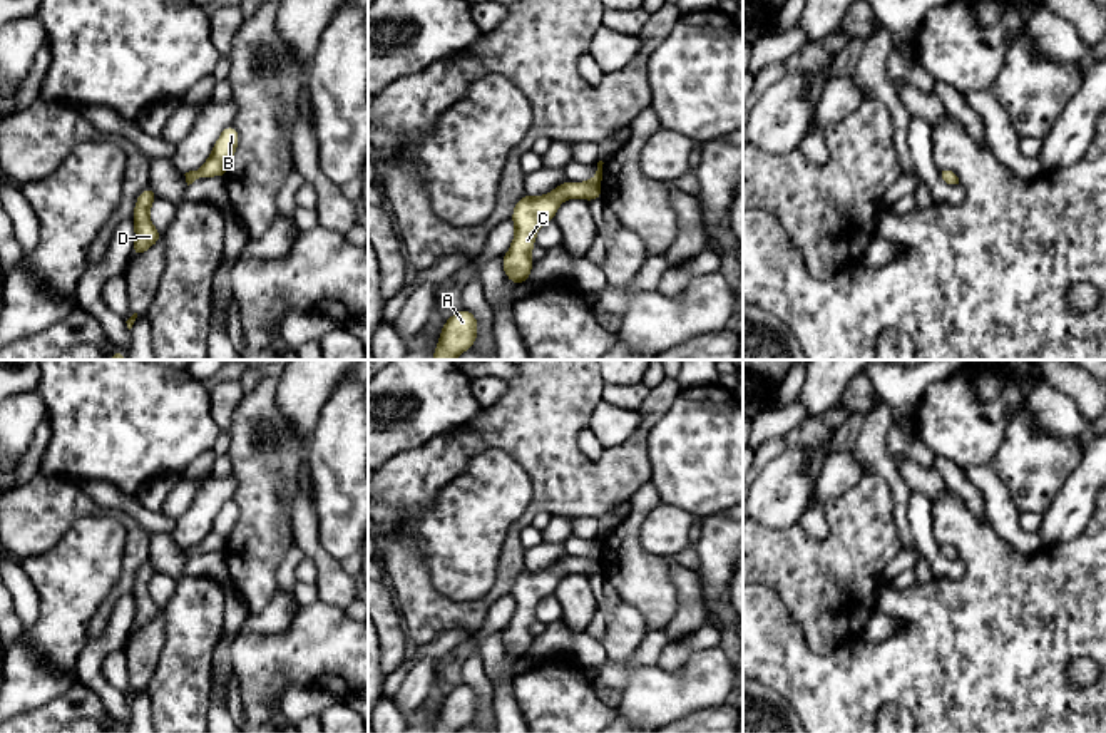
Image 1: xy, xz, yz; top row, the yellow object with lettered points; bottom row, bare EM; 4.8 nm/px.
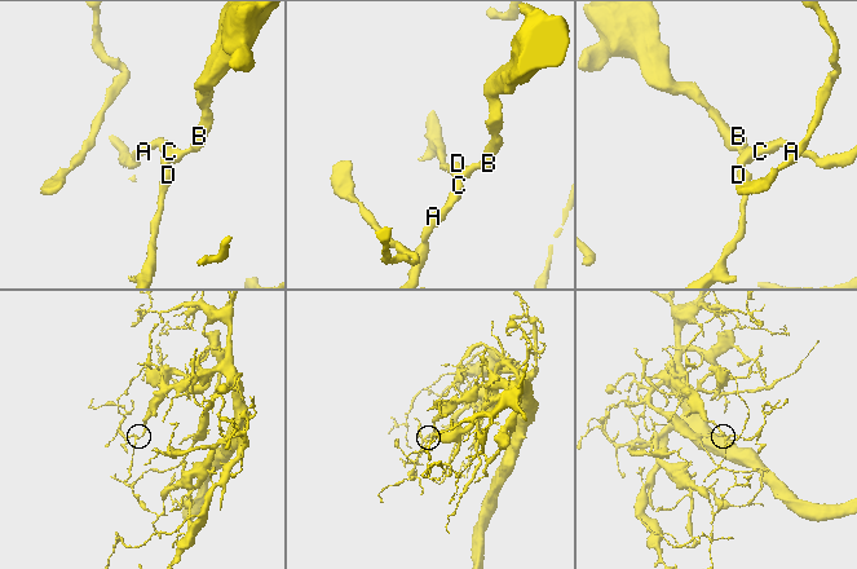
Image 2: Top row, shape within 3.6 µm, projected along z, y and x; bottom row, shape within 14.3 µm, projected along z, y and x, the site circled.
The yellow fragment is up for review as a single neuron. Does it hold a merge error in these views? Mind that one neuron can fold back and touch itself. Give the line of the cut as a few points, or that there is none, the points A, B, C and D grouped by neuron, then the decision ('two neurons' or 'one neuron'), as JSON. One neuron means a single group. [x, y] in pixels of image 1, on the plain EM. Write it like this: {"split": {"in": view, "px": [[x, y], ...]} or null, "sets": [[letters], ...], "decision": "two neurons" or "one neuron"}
{"split": null, "sets": [["A", "B", "C", "D"]], "decision": "one neuron"}

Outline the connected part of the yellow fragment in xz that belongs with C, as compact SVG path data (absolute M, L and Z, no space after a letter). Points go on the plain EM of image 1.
M602 536L597 537L597 546L589 557L567 557L559 559L550 569L530 572L524 569L515 579L512 596L515 599L515 613L509 628L502 633L504 648L514 659L520 659L529 654L534 636L530 634L530 624L535 619L537 604L554 596L557 582L569 572L581 572L594 576L602 572Z

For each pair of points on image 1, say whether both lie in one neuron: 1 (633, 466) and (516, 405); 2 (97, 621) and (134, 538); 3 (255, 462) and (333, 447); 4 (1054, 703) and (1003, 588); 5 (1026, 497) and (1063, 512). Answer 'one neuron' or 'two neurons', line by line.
1: one neuron
2: one neuron
3: two neurons
4: one neuron
5: two neurons

